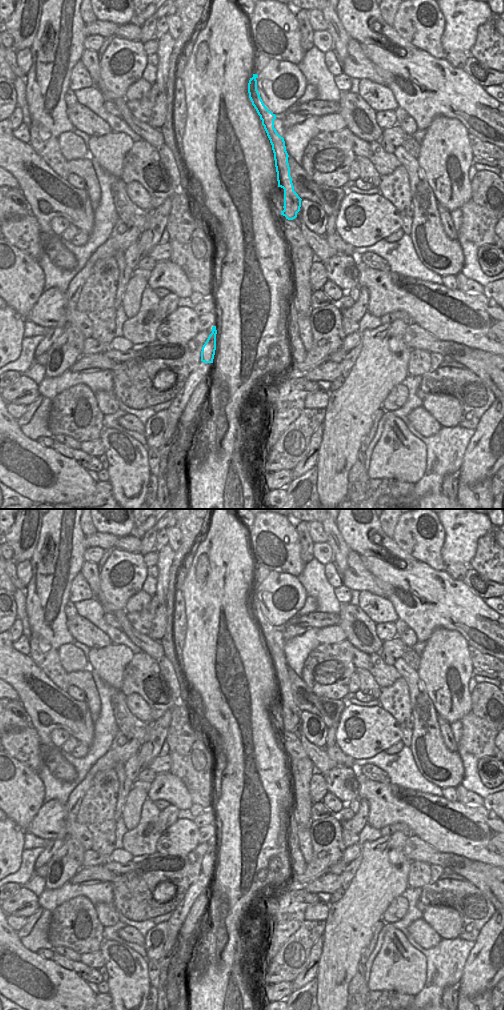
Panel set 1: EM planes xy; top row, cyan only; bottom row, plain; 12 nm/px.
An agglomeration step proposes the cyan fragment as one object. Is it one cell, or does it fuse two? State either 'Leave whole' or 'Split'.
Split.

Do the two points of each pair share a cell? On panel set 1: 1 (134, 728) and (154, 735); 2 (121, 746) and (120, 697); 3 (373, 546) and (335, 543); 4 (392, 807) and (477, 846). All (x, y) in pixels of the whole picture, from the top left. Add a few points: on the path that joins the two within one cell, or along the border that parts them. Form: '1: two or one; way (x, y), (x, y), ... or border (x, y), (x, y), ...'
1: two; border (149, 723), (149, 737), (141, 745)
2: two; border (119, 729), (125, 733), (130, 733), (141, 744)
3: two; border (335, 523), (343, 540), (350, 549)
4: one; way (413, 808), (437, 823), (448, 833), (456, 835)

